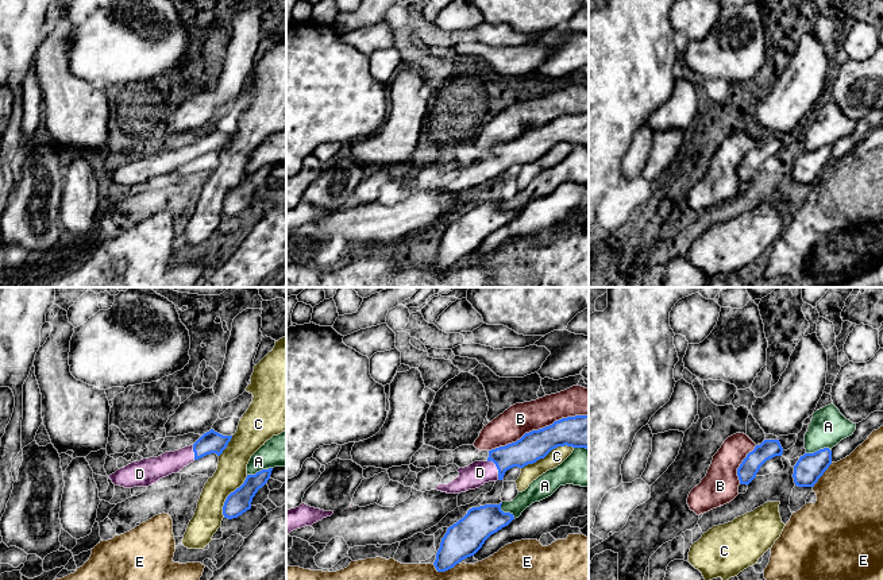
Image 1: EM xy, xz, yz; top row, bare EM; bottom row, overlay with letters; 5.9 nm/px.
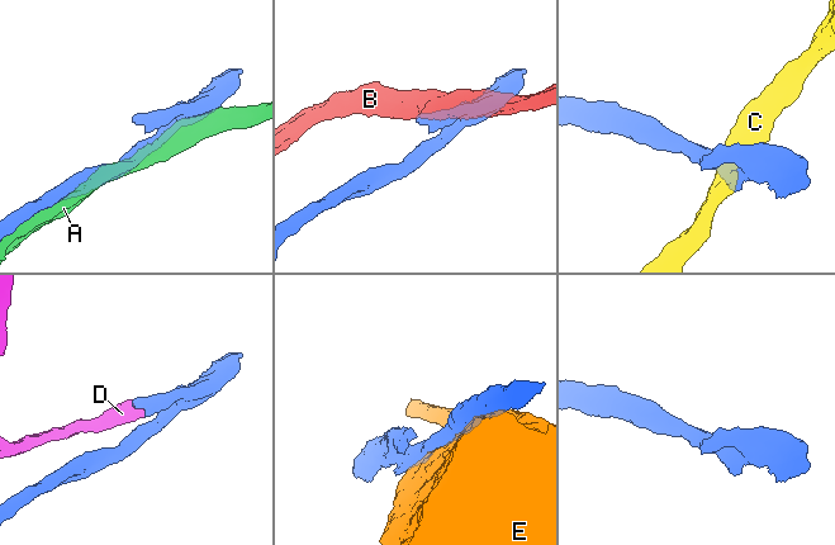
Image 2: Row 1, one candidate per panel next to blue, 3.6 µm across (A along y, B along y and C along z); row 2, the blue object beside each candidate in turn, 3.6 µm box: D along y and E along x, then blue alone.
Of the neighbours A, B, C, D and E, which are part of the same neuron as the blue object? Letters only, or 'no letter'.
D

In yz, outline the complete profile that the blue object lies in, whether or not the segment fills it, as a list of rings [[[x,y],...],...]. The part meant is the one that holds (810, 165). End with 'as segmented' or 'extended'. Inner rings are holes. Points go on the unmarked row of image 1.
[[[820,147],[814,151],[805,151],[794,163],[794,181],[798,185],[814,185],[818,177],[832,162],[832,148]]]; as segmented

